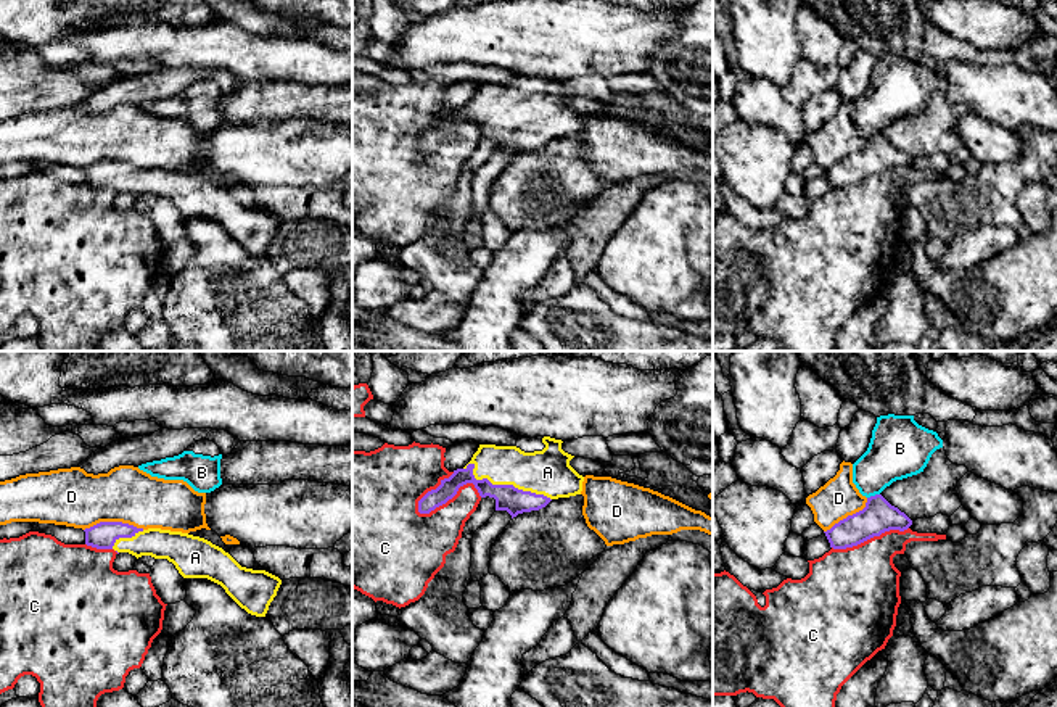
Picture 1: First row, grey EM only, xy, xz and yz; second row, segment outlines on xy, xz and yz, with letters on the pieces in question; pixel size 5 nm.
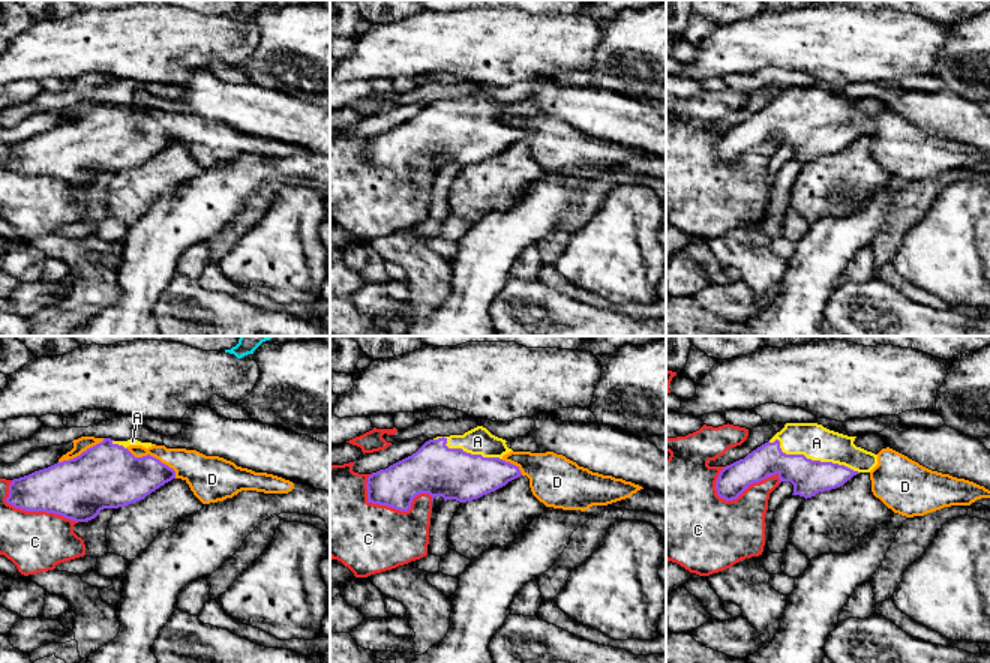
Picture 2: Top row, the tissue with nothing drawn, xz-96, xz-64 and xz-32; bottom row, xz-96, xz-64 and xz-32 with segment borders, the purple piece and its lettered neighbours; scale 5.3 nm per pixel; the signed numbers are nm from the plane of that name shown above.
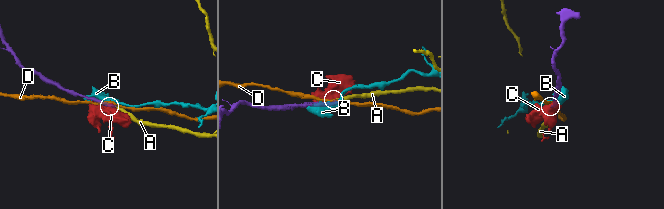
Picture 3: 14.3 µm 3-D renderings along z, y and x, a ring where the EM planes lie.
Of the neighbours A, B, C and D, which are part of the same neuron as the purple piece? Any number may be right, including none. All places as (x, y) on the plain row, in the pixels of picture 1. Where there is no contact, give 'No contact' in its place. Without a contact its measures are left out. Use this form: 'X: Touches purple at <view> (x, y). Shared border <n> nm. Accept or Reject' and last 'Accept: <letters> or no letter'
A: Touches purple at xz (502, 124). Shared border 460 nm. Accept
B: Touches purple at yz (872, 136). Shared border 70 nm. Reject
C: Touches purple at xz (451, 137). Shared border 340 nm. Reject
D: Touches purple at xy (113, 161). Shared border 300 nm. Reject
Accept: A

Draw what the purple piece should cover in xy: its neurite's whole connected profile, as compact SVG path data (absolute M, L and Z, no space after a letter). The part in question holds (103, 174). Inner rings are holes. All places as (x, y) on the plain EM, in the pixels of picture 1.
M100 161L84 171L87 185L129 192L137 198L142 195L167 198L183 217L208 217L256 256L265 256L282 224L278 216L241 206L222 187L188 172L143 169L122 161Z

